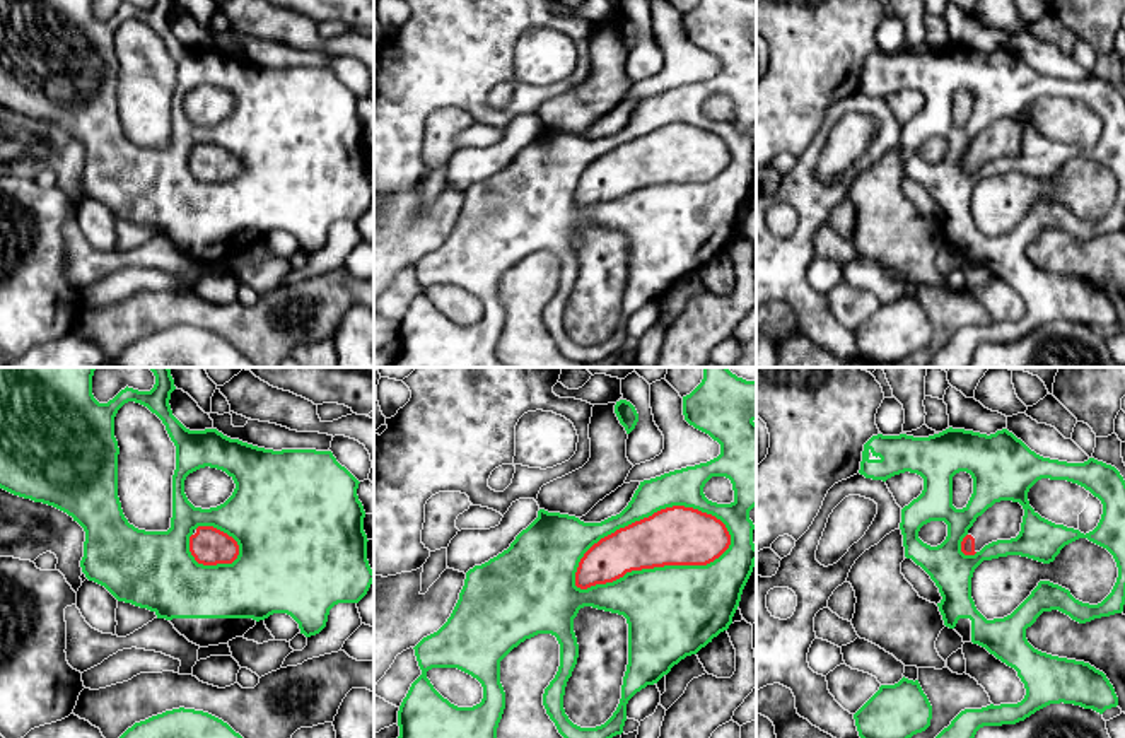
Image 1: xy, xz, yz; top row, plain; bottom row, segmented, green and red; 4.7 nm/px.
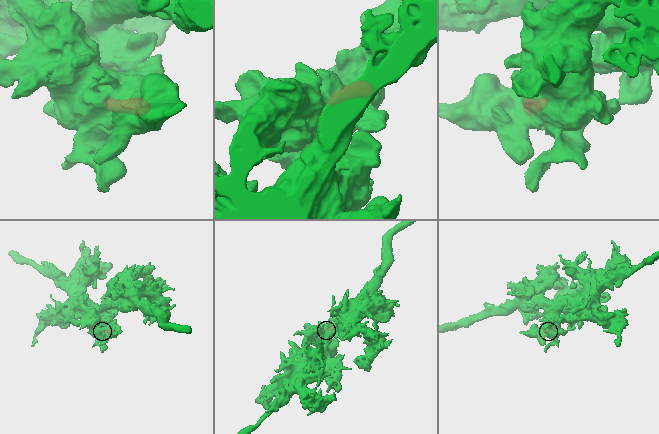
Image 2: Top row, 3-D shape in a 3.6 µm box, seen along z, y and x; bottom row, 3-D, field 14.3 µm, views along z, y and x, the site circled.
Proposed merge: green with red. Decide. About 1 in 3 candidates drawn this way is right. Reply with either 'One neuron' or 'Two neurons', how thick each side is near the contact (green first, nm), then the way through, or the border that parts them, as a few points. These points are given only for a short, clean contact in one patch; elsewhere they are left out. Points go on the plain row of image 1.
Two neurons. Thickness 440 nm (green) against 280 nm

